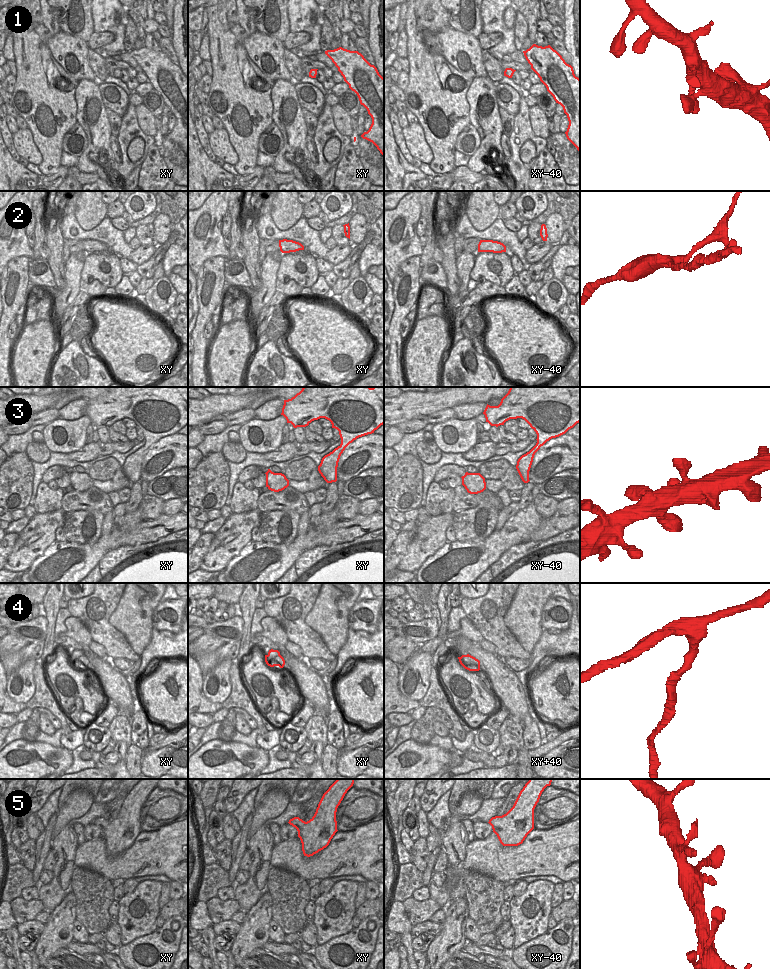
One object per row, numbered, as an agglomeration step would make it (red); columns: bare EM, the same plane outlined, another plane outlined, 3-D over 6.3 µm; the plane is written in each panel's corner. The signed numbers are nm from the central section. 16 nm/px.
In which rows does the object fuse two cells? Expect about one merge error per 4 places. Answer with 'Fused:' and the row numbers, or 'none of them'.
Fused: none of them.

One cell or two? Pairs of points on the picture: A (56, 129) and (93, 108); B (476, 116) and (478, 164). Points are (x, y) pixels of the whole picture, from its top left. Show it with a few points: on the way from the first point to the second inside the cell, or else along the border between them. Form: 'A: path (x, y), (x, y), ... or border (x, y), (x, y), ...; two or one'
A: border (75, 94), (77, 121); two
B: path (486, 128), (485, 152); one

